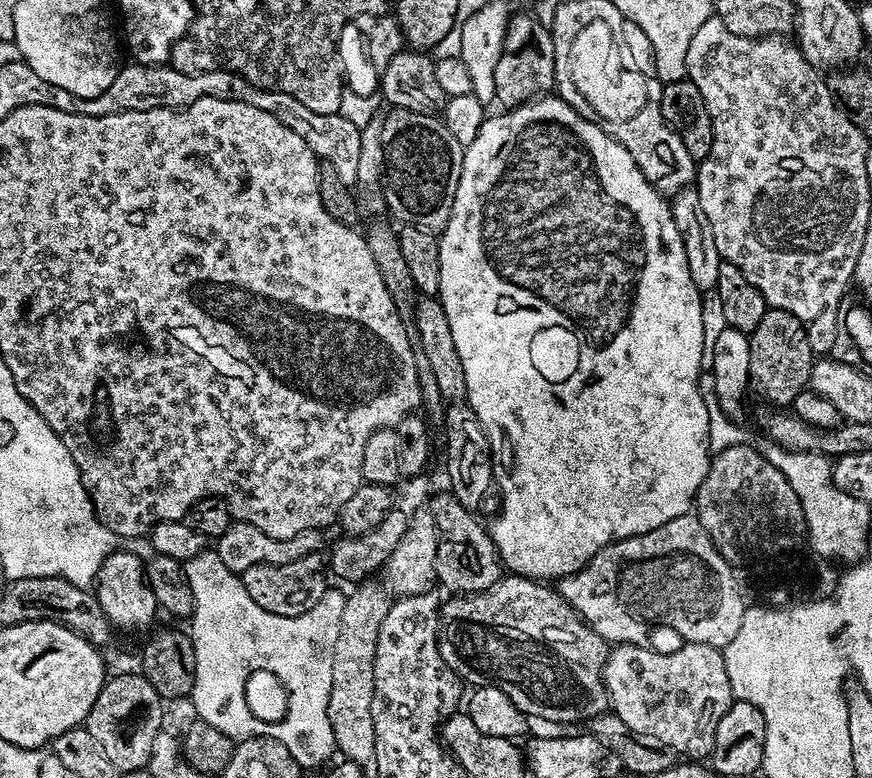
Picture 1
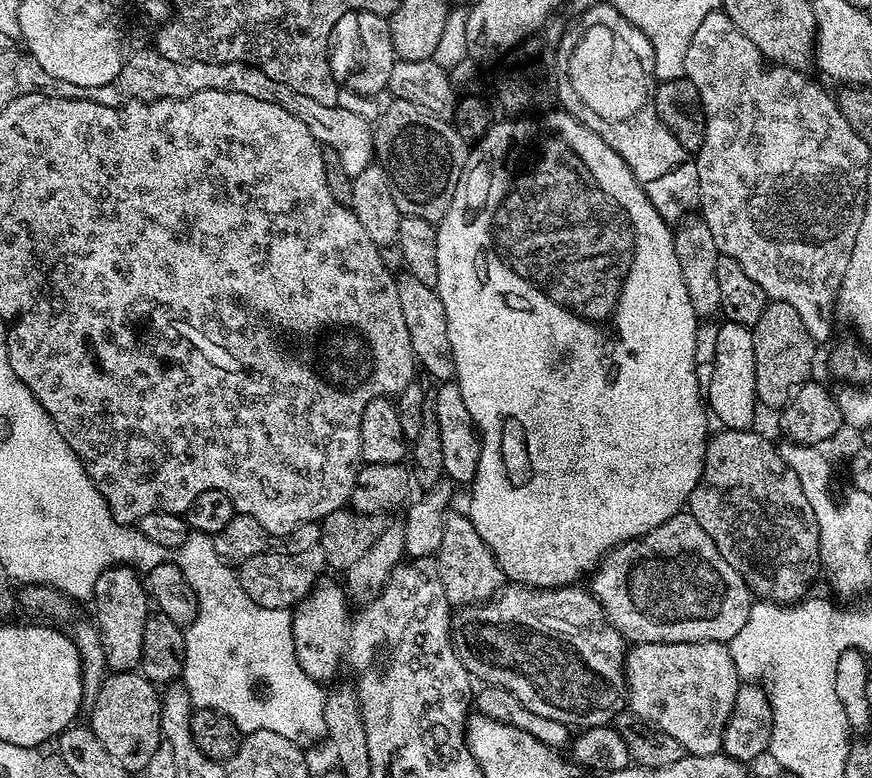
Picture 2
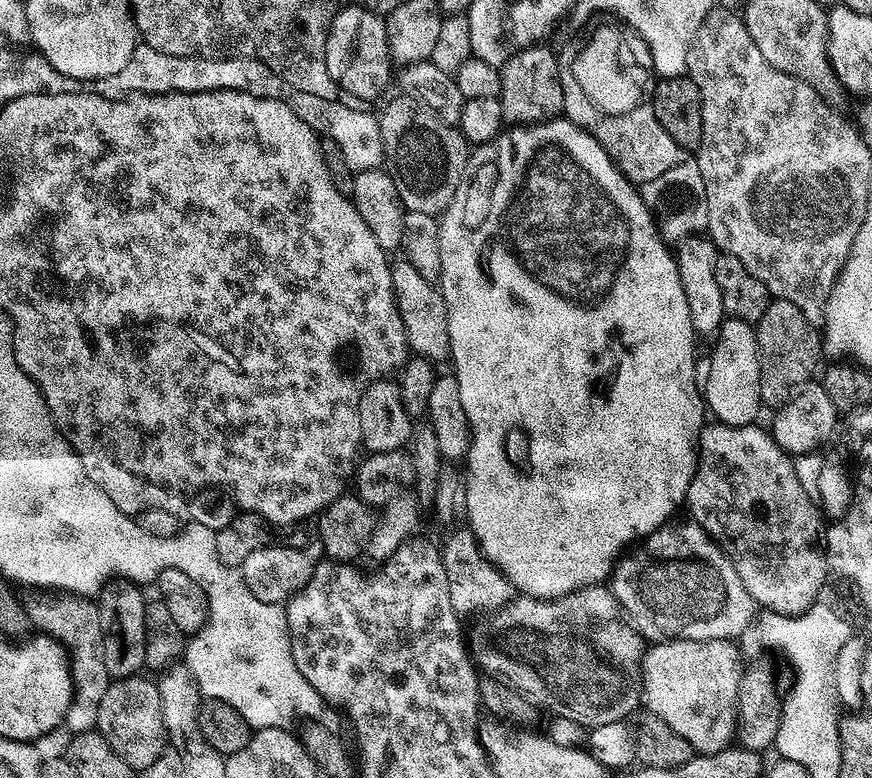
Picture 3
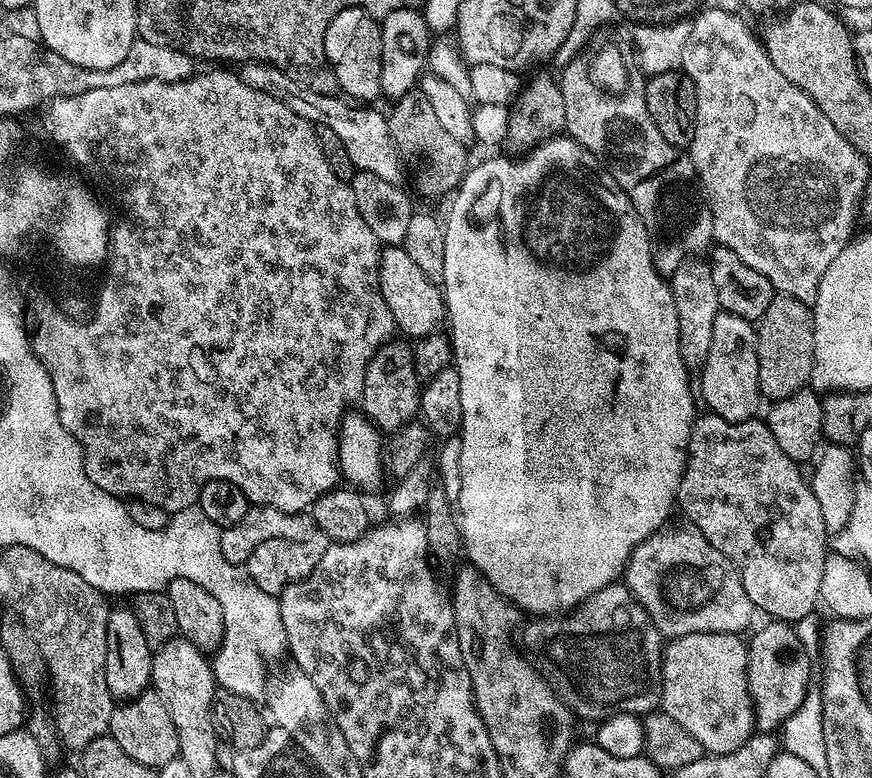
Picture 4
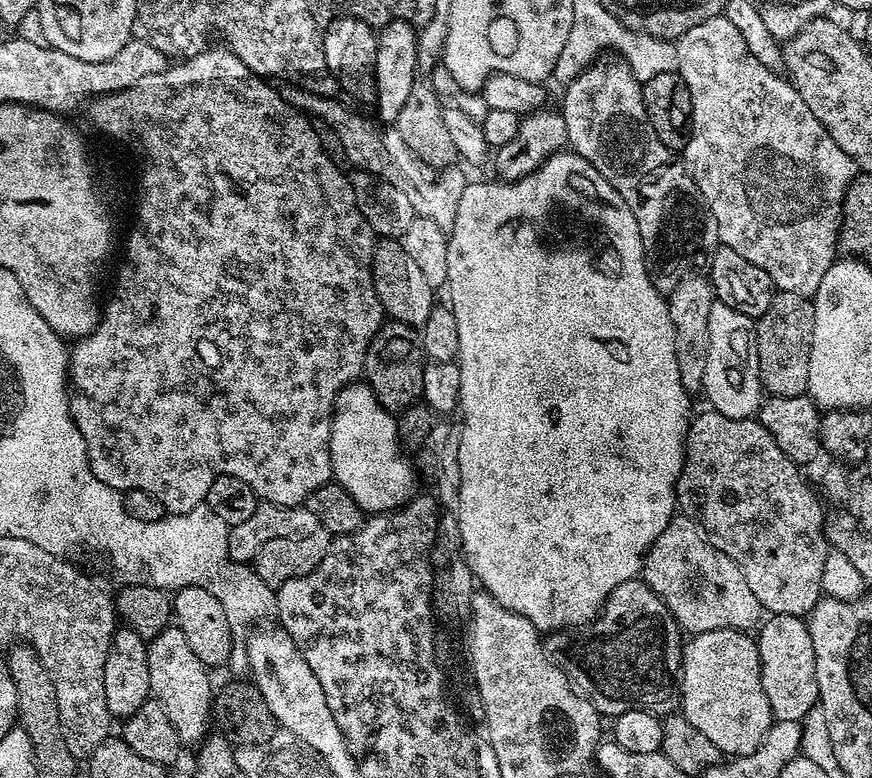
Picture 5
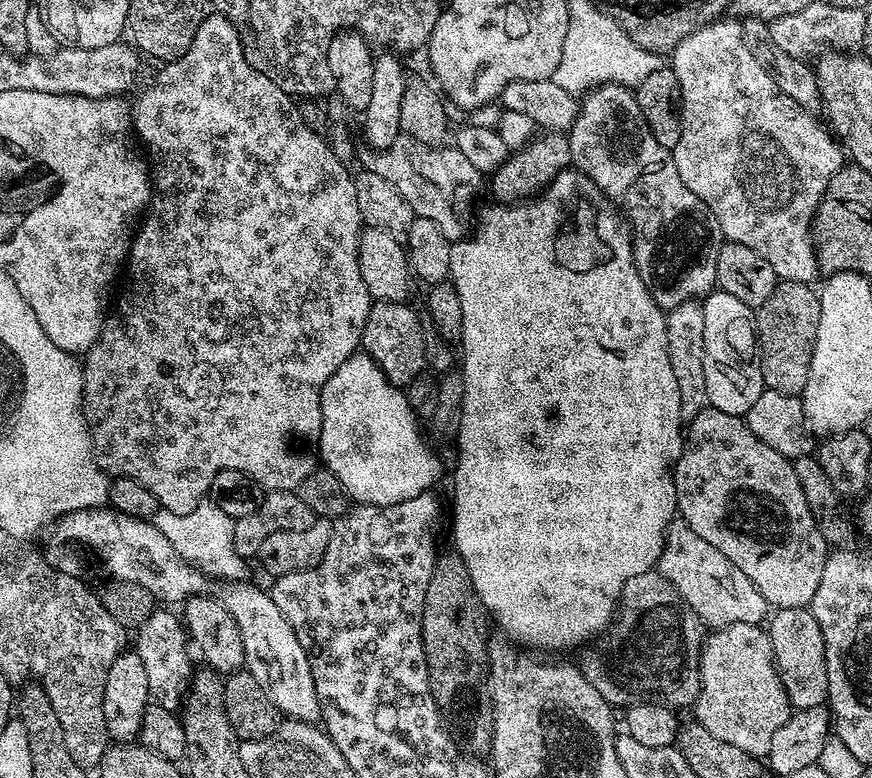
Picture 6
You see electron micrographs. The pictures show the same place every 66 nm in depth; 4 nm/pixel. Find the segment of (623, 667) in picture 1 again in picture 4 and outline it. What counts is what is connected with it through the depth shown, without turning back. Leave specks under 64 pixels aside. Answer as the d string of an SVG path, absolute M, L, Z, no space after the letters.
M707 632L675 637L662 653L659 679L664 680L664 689L658 692L662 711L674 718L686 734L694 734L705 753L713 756L730 754L754 735L756 715L748 689L748 645L739 635Z

